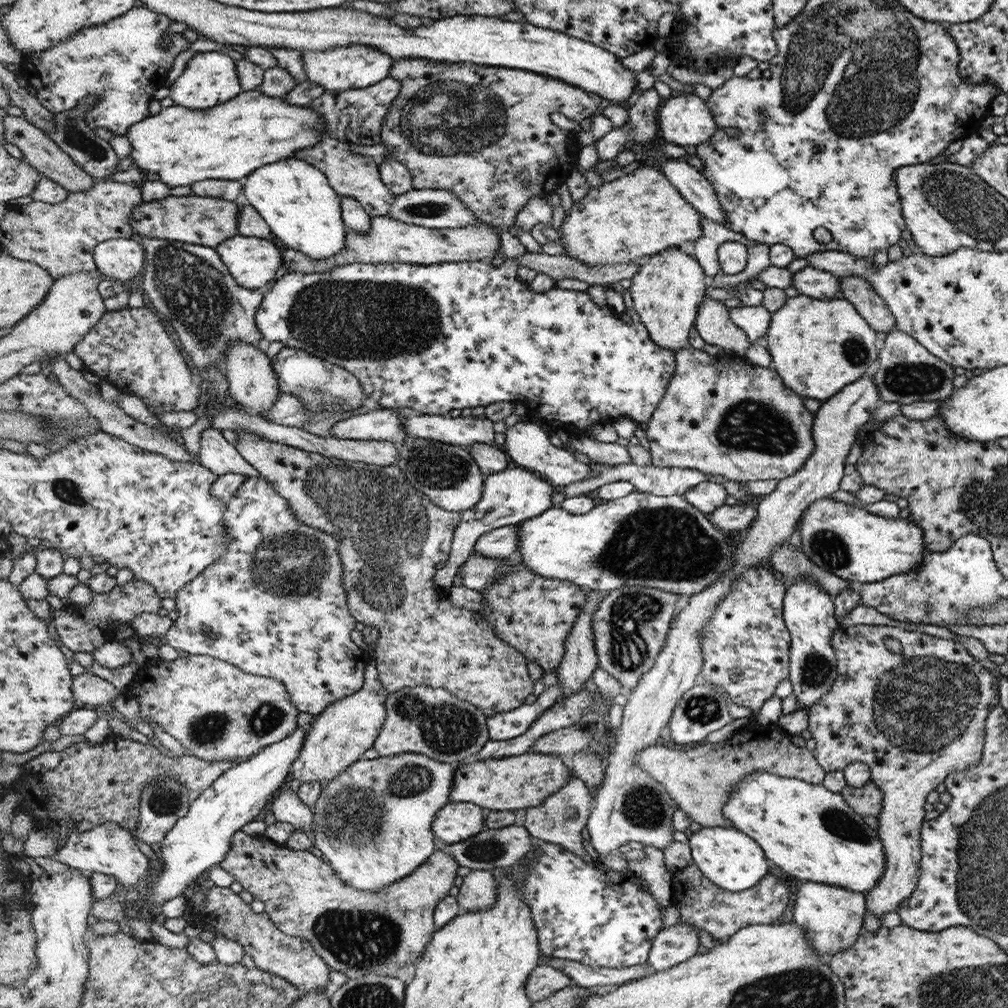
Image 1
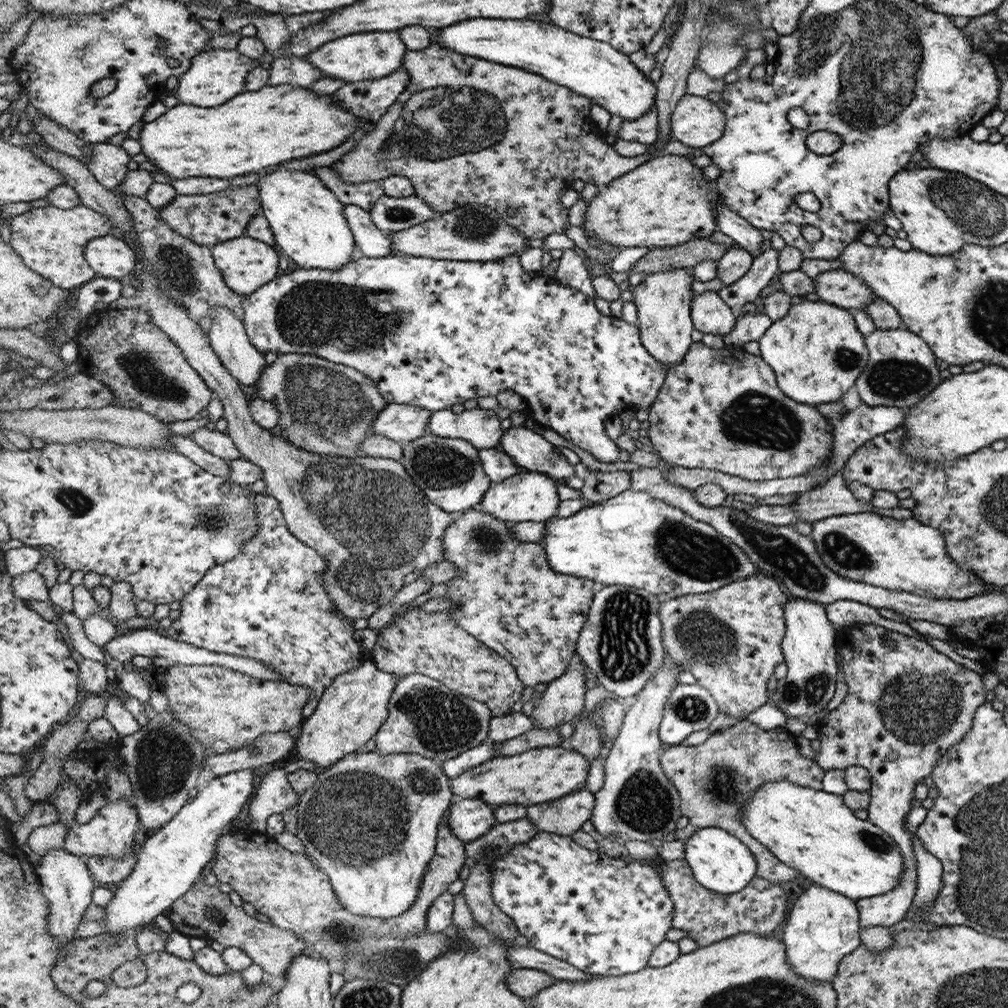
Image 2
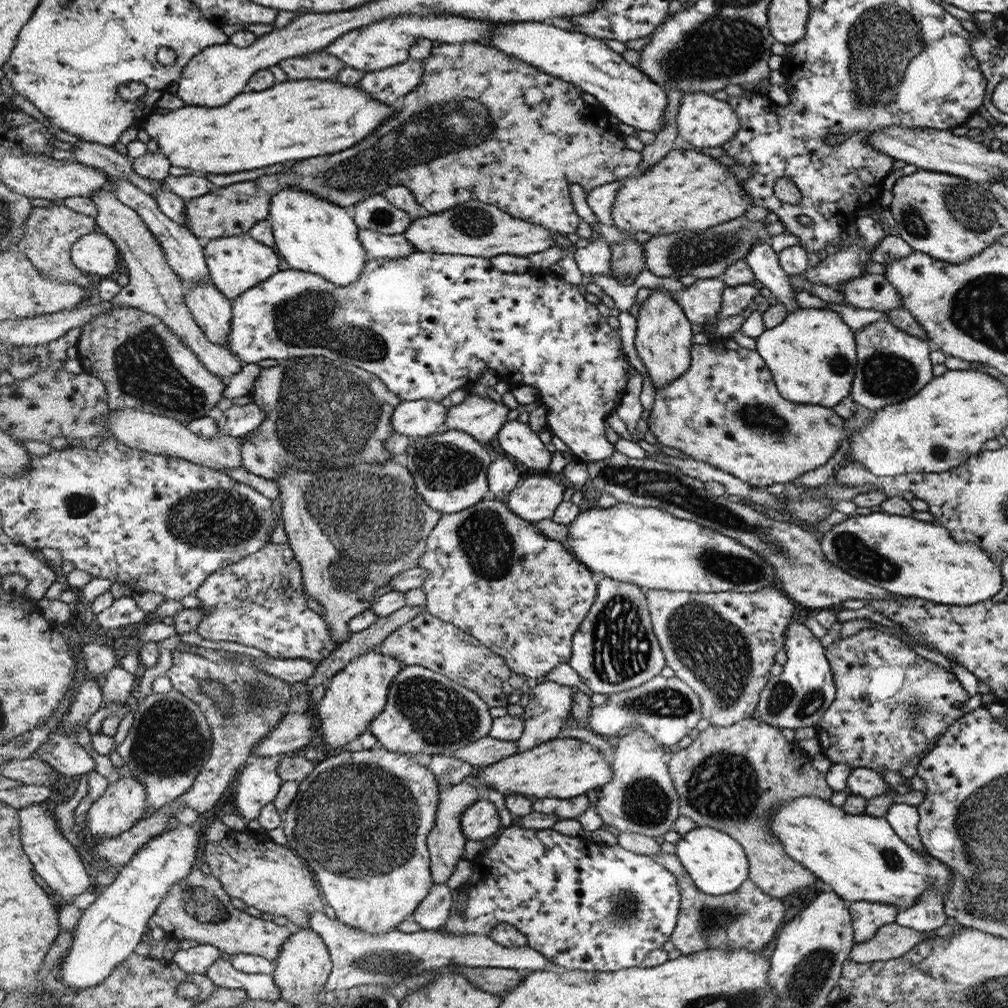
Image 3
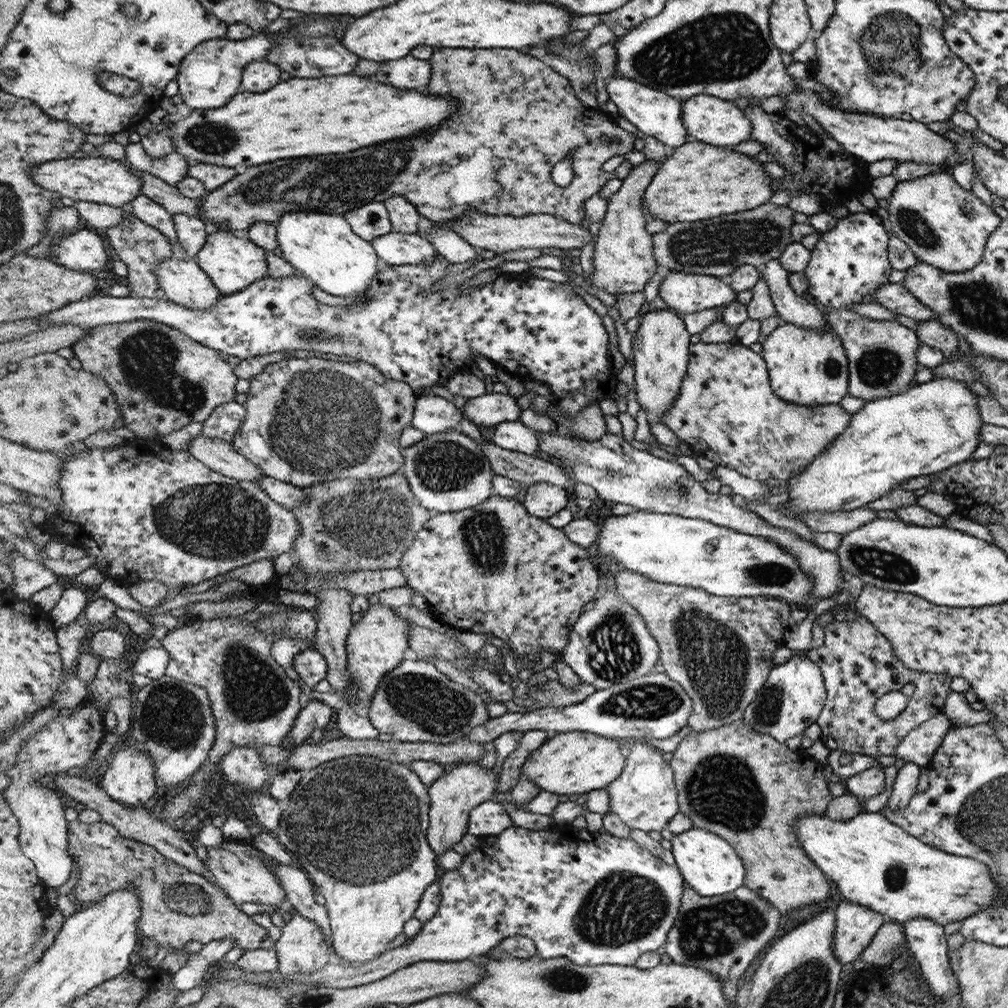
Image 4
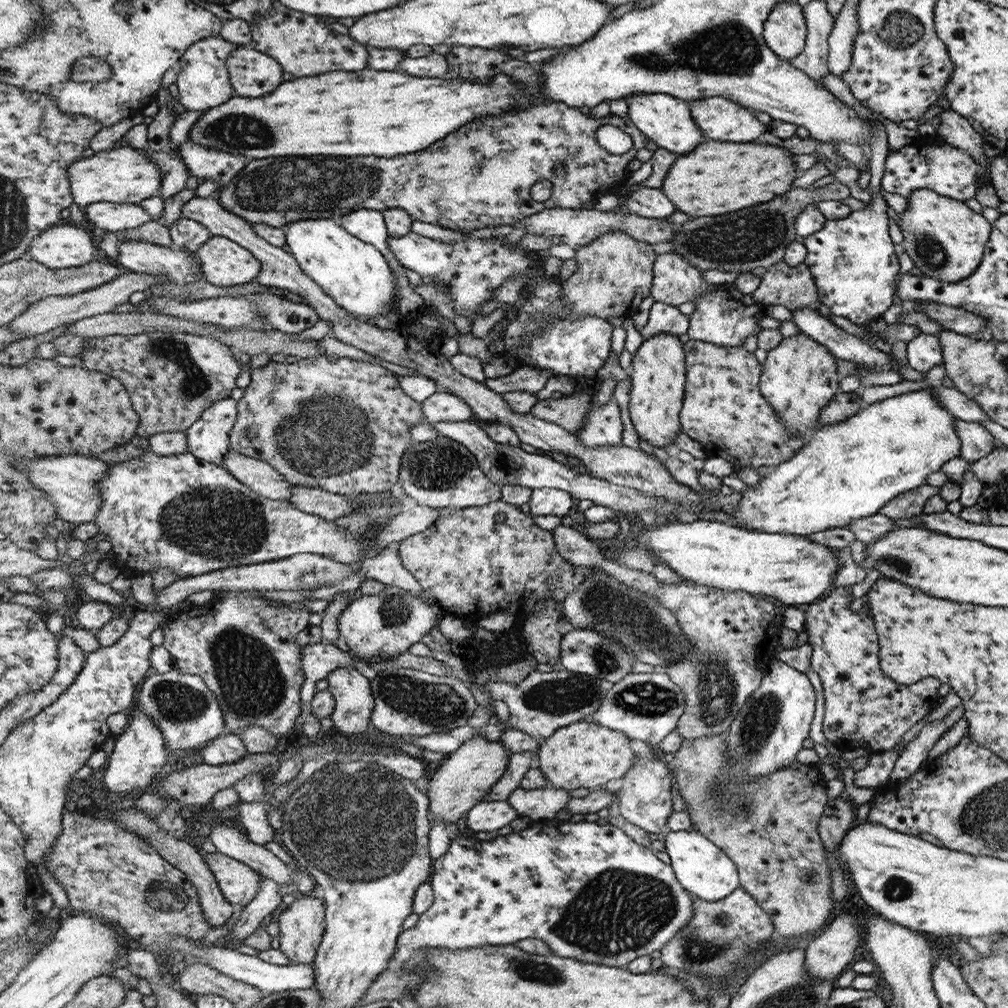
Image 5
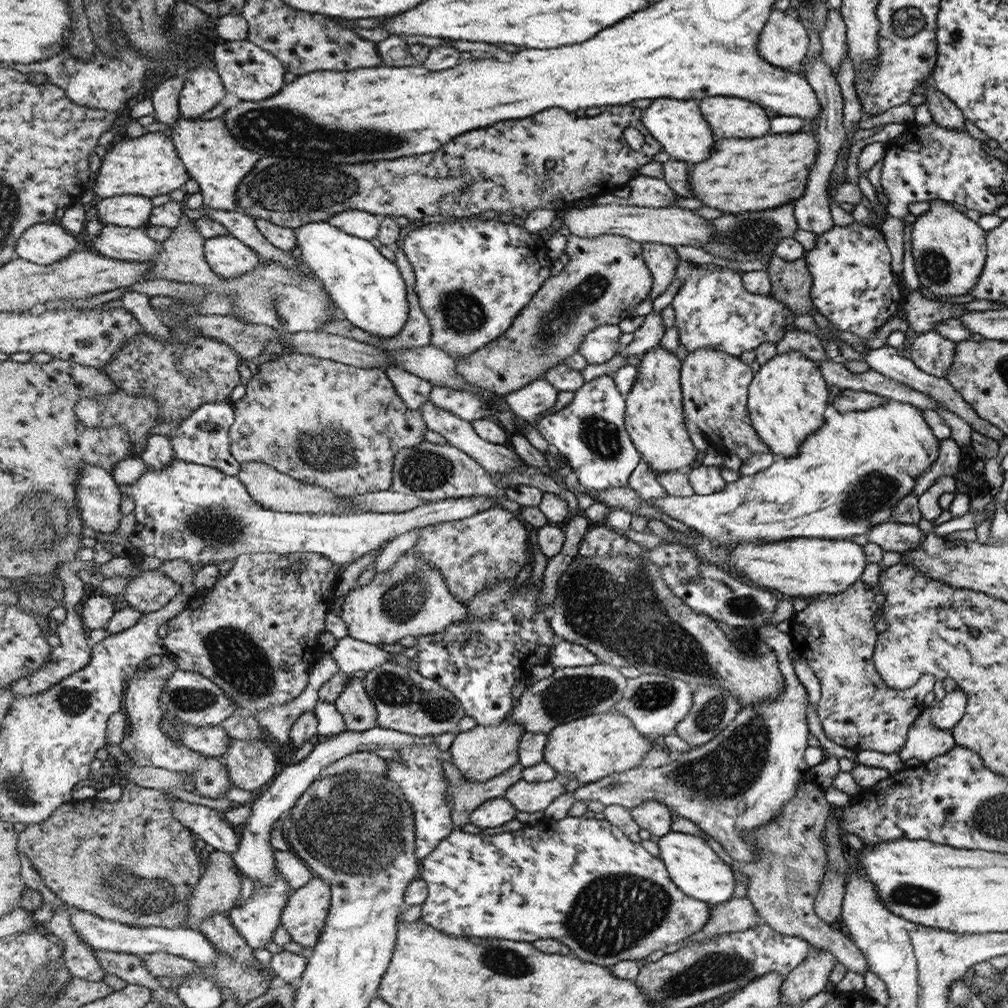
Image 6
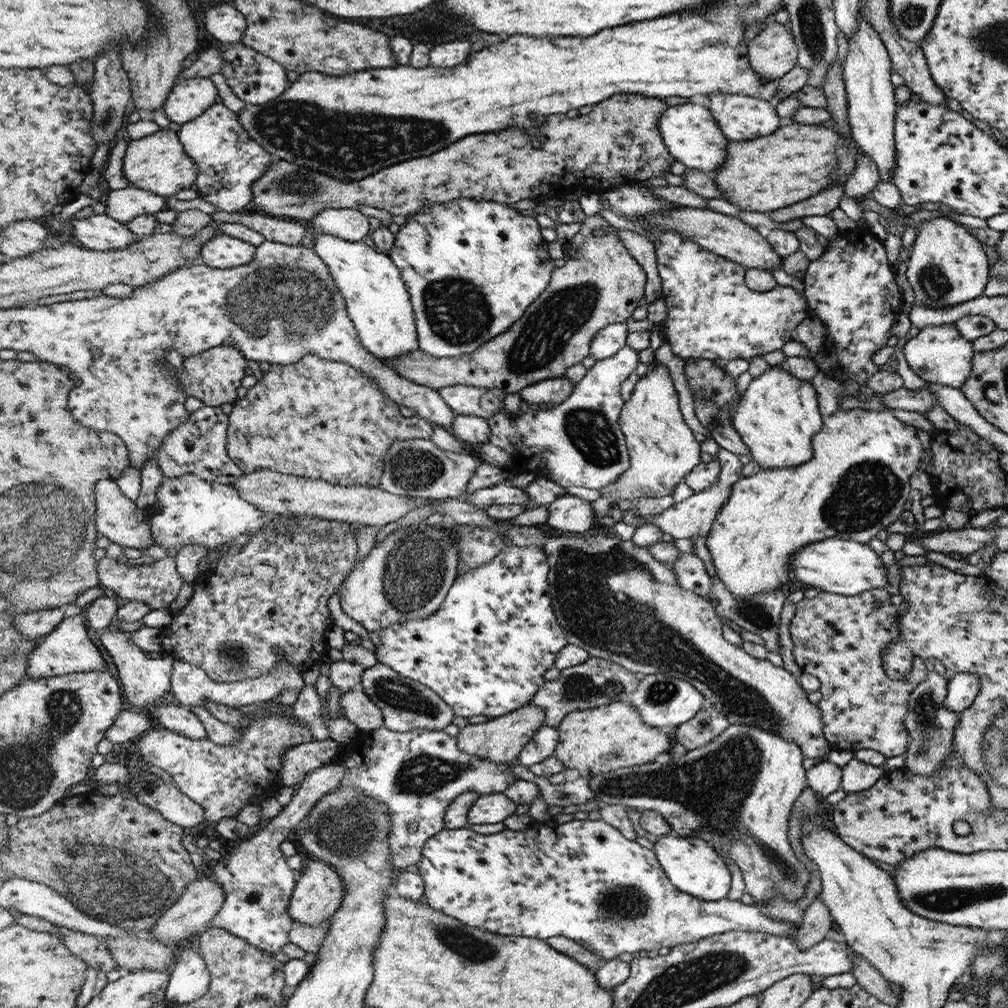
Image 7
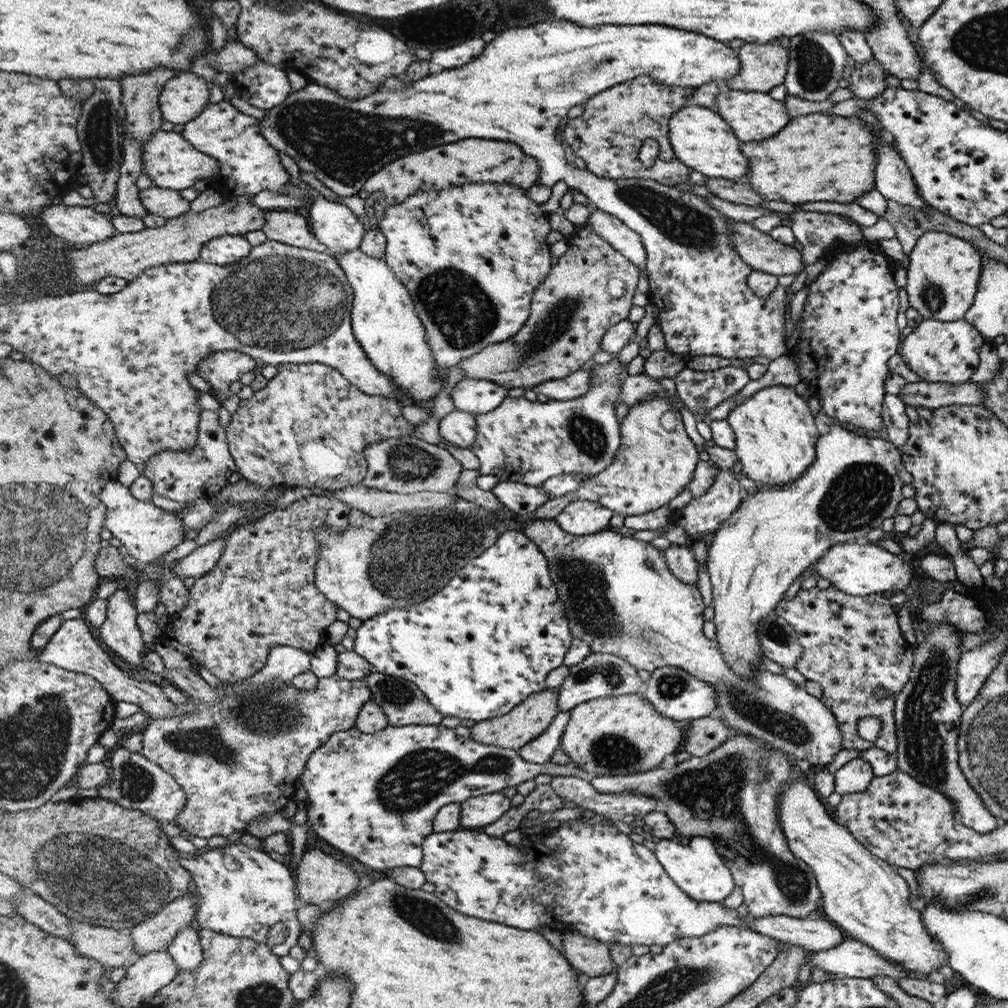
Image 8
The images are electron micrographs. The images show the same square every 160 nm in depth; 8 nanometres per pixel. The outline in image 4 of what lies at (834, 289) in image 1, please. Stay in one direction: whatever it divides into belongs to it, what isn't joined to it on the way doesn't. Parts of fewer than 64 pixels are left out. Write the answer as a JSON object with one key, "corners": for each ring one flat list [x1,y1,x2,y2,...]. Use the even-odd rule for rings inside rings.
{"corners":[[888,283,876,293,876,303,888,308,890,312,909,316,917,321,934,321,937,316,926,308,901,283]]}

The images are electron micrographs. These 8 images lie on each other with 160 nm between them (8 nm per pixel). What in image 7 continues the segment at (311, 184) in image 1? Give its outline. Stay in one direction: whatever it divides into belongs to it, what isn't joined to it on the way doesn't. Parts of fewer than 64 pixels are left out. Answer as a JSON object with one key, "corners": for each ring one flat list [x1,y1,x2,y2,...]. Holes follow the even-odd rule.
{"corners":[[314,232,314,244,312,250,319,257,332,266,332,274,336,274,336,282,340,282,340,290,344,290,344,298,348,298,348,310,352,310,352,322,356,322,355,329,360,330,359,338,362,345,367,347,376,358,394,361,396,357,407,356,419,348,419,333,413,306,410,306,410,297,404,286,403,278,400,278,400,269,396,268,388,256,374,252,364,240,350,242,338,238,336,235]]}

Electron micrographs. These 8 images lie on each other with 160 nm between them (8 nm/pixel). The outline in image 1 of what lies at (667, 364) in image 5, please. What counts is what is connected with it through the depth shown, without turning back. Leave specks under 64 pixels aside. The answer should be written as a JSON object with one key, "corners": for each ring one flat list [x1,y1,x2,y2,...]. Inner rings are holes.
{"corners":[[672,247,642,260,639,272,631,278,632,284,628,290,632,296,633,309,640,315,640,322,647,327,648,334,661,347,675,352,689,346,690,328,692,328,694,318,699,312,698,306,702,304,702,300,705,300,704,294,707,294,704,273,699,259,682,251,680,247]]}

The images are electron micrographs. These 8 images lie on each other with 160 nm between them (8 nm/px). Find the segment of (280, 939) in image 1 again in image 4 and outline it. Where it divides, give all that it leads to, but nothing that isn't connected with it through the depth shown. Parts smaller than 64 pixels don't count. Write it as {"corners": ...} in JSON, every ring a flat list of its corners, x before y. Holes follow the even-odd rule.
{"corners":[[79,819,72,821,69,849,81,868,80,878,73,890,76,898,83,904,100,902,107,894,115,893,117,890,128,887,136,889,136,893,140,893,143,898,143,917,139,922,140,928,145,936,151,940,157,940,160,946,182,950,185,944,193,940,205,945,215,940,233,938,235,940,233,947,246,951,268,950,274,947,274,941,268,930,252,921,250,915,238,909,235,902,216,883,211,883,203,875,189,871,185,866,170,860,155,846,124,836,113,824,108,824,104,820,89,824,80,822]]}

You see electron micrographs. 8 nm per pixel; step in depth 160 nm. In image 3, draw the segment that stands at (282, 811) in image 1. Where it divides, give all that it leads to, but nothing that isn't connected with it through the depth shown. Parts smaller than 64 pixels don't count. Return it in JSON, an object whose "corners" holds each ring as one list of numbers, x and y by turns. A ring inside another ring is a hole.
{"corners":[[281,755,251,756,236,780,236,806,247,822,256,820,265,804,276,798,283,781,278,776]]}

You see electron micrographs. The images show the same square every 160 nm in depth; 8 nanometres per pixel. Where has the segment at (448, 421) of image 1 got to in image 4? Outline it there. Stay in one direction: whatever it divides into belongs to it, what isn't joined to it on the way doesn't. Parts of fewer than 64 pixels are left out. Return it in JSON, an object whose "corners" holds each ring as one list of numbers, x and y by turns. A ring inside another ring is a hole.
{"corners":[[503,389,468,399,460,405,460,409,463,417,477,427,521,420,525,414,516,403,516,399]]}

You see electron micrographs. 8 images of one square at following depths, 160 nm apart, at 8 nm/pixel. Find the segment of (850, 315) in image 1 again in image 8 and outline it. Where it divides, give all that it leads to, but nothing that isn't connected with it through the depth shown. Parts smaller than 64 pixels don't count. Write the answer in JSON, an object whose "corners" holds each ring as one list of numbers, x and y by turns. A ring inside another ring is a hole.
{"corners":[[770,385,752,393,725,418,736,439,734,452,742,464,741,472,758,485,788,485,798,480,817,457,817,422,805,397,793,387]]}

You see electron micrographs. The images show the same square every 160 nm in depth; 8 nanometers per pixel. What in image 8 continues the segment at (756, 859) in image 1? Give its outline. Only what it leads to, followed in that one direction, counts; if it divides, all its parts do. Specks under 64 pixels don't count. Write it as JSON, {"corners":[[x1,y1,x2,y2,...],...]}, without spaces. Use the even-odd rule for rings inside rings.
{"corners":[[694,837,689,841,660,839,654,853,670,877,697,901,720,902,734,890,735,880,730,876,731,869,723,861,712,839,704,837]]}

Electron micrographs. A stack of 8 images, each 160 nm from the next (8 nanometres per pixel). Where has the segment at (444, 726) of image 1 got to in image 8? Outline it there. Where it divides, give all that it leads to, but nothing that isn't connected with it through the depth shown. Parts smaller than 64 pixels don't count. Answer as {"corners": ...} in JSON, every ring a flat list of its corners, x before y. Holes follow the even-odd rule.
{"corners":[[378,671,367,674,363,681,371,689,371,700,385,712,390,726,436,725,442,722,444,715,435,709,416,683]]}

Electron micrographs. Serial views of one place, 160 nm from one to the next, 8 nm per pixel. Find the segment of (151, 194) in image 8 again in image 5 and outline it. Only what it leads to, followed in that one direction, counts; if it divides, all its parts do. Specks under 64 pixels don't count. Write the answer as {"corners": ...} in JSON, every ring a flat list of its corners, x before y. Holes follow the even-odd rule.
{"corners":[[97,202,85,209,88,220,117,234,153,221,153,216,141,204]]}

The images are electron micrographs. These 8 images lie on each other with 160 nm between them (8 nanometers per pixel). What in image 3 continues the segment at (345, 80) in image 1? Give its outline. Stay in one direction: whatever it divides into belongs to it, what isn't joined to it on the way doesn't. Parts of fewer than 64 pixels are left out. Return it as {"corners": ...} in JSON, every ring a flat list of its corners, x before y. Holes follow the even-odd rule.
{"corners":[[450,13,396,15,386,18,386,20,380,20,380,22,374,22,372,25,364,26,360,30,352,30,350,33,343,34,343,37,329,45,326,50,328,55,342,59,346,67,364,70,364,73,368,73,406,62,410,59,409,50,411,46,422,38,431,42,438,40,440,45,464,44,464,42,476,43,480,38,486,38,494,26,496,26,494,22,466,20,466,18,450,16]]}

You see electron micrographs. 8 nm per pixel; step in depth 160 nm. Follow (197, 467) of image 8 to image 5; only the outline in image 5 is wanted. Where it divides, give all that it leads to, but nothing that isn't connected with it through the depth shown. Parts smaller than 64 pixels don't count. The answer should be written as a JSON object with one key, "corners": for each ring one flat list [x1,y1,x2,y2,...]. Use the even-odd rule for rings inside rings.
{"corners":[[232,398,216,401,203,416,185,430,188,450,199,459,219,465,230,450,230,432,238,420,238,402]]}

